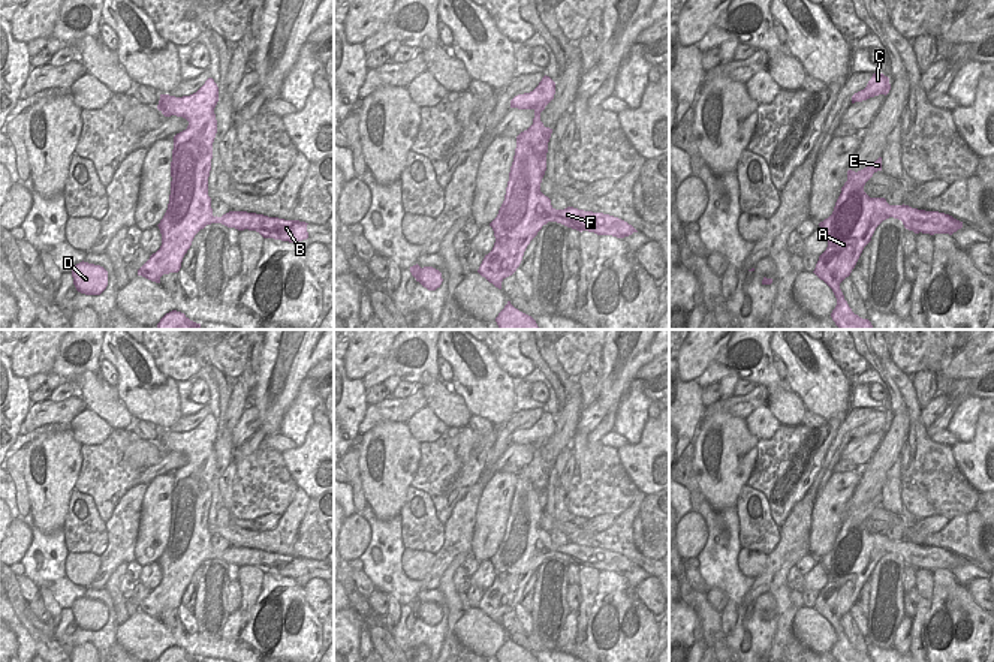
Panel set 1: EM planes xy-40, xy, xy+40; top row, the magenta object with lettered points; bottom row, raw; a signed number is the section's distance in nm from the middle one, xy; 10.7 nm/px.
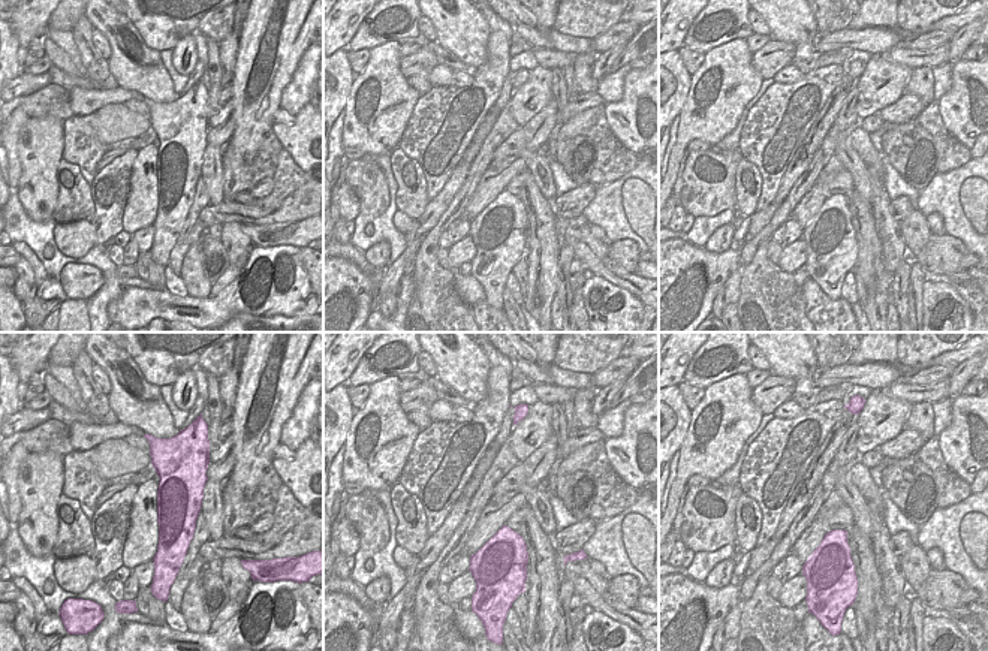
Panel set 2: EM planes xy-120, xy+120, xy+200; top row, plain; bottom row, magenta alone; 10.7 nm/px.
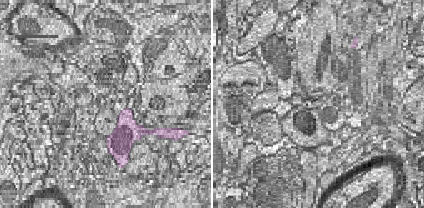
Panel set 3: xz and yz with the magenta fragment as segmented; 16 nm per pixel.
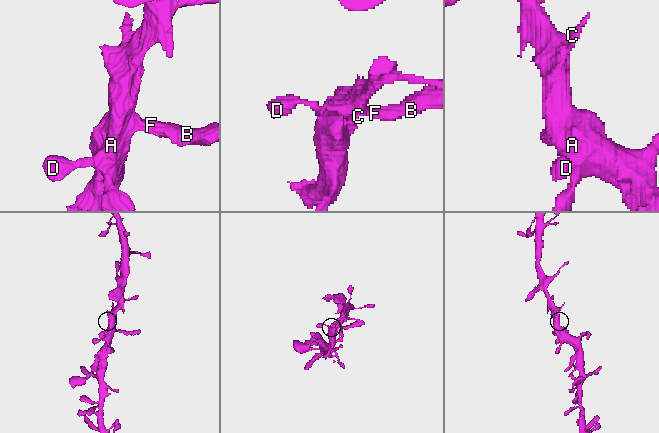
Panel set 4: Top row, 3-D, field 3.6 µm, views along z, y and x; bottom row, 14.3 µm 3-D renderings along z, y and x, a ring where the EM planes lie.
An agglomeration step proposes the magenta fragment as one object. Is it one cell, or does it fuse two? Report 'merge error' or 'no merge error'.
no merge error

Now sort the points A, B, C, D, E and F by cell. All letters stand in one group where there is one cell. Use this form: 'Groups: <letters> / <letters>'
Groups: A B C D E F

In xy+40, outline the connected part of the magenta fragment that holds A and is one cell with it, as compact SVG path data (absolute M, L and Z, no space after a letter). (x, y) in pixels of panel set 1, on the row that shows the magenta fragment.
M882 157L858 172L849 169L832 214L819 223L828 247L819 256L813 273L837 298L831 318L838 330L874 330L868 319L852 312L840 283L850 276L864 247L883 220L894 217L901 220L906 229L930 235L952 235L963 228L963 222L945 213L918 210L904 204L889 205L885 198L870 198L864 186L877 171L882 171Z

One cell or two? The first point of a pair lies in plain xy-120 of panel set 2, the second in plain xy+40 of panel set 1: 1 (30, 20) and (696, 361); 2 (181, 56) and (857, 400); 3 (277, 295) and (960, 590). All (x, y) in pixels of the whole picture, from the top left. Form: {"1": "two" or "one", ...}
{"1": "one", "2": "two", "3": "two"}

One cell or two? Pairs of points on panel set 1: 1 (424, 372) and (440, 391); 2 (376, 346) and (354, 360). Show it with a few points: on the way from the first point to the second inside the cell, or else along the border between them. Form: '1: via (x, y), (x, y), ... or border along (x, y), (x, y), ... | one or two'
1: border along (440, 379), (419, 385) | two
2: via (370, 348), (360, 358) | one

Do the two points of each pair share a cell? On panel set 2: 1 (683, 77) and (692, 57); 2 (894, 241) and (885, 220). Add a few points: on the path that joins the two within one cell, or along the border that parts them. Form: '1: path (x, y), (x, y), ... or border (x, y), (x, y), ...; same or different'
1: border (675, 50), (690, 75); different
2: path (891, 237), (886, 225); same

